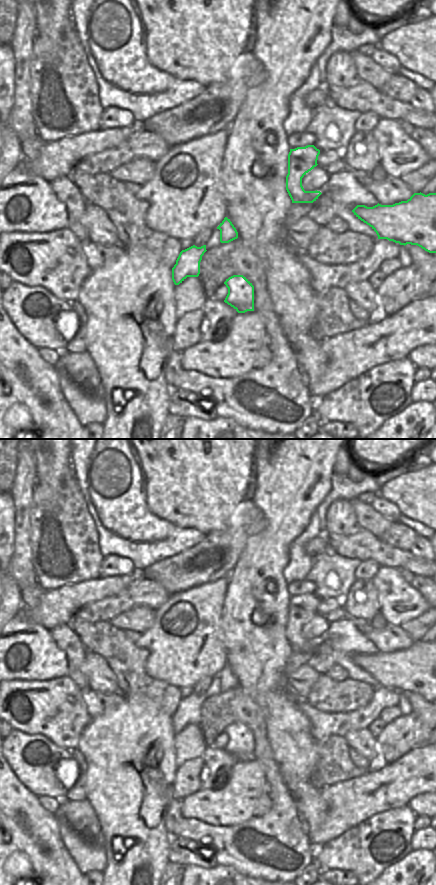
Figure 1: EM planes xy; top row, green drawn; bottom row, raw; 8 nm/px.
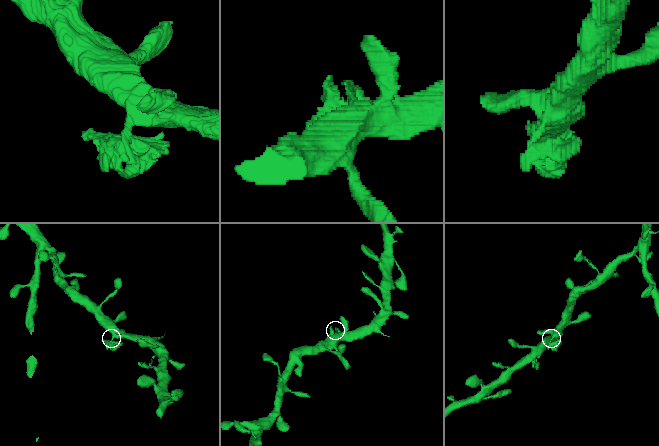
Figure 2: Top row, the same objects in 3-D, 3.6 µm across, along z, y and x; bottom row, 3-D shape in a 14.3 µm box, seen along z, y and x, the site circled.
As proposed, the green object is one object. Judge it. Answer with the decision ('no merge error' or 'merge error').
no merge error

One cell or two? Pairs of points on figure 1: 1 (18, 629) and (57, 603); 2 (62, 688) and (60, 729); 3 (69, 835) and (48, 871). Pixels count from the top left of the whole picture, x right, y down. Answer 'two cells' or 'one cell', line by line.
1: two cells
2: one cell
3: two cells

